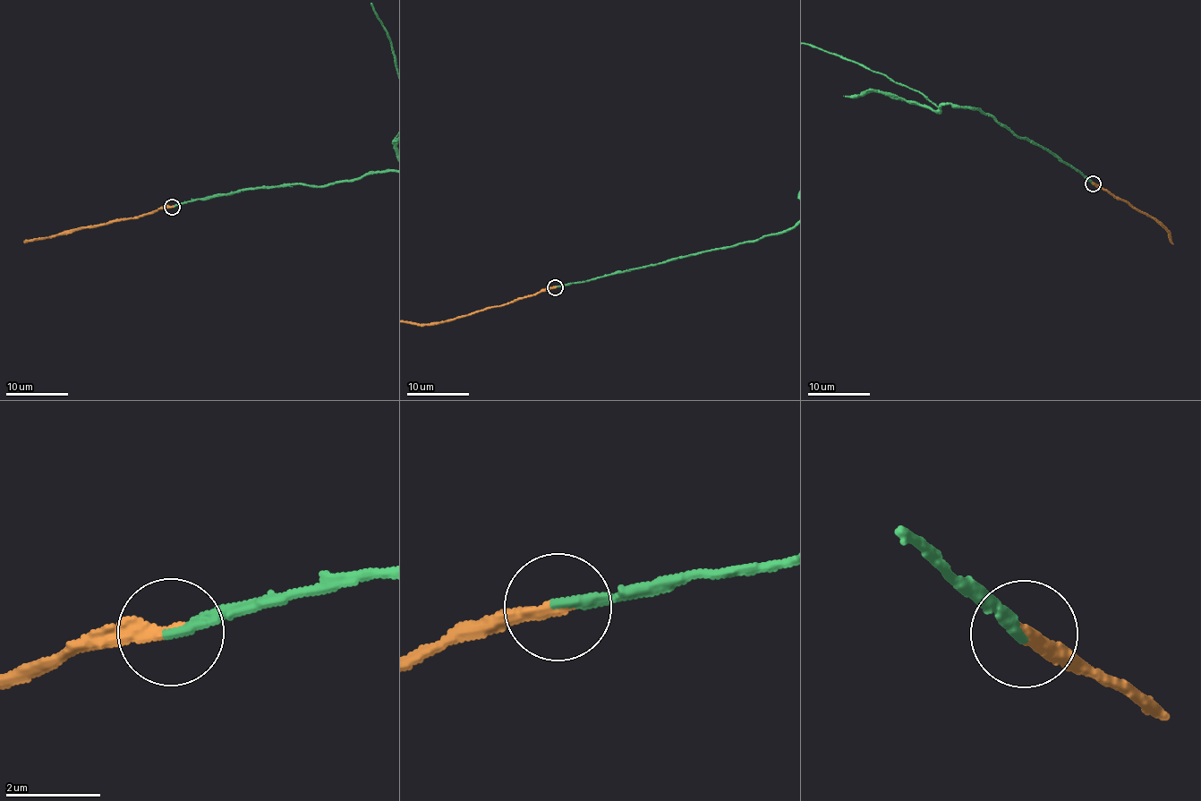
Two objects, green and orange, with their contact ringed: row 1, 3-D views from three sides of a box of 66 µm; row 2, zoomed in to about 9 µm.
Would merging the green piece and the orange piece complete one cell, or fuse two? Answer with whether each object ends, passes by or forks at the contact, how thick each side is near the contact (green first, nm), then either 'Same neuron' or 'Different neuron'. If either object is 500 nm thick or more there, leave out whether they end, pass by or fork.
At the ring green ends. At the ring orange ends. Thickness 200 nm (green) against 280 nm. Same neuron

